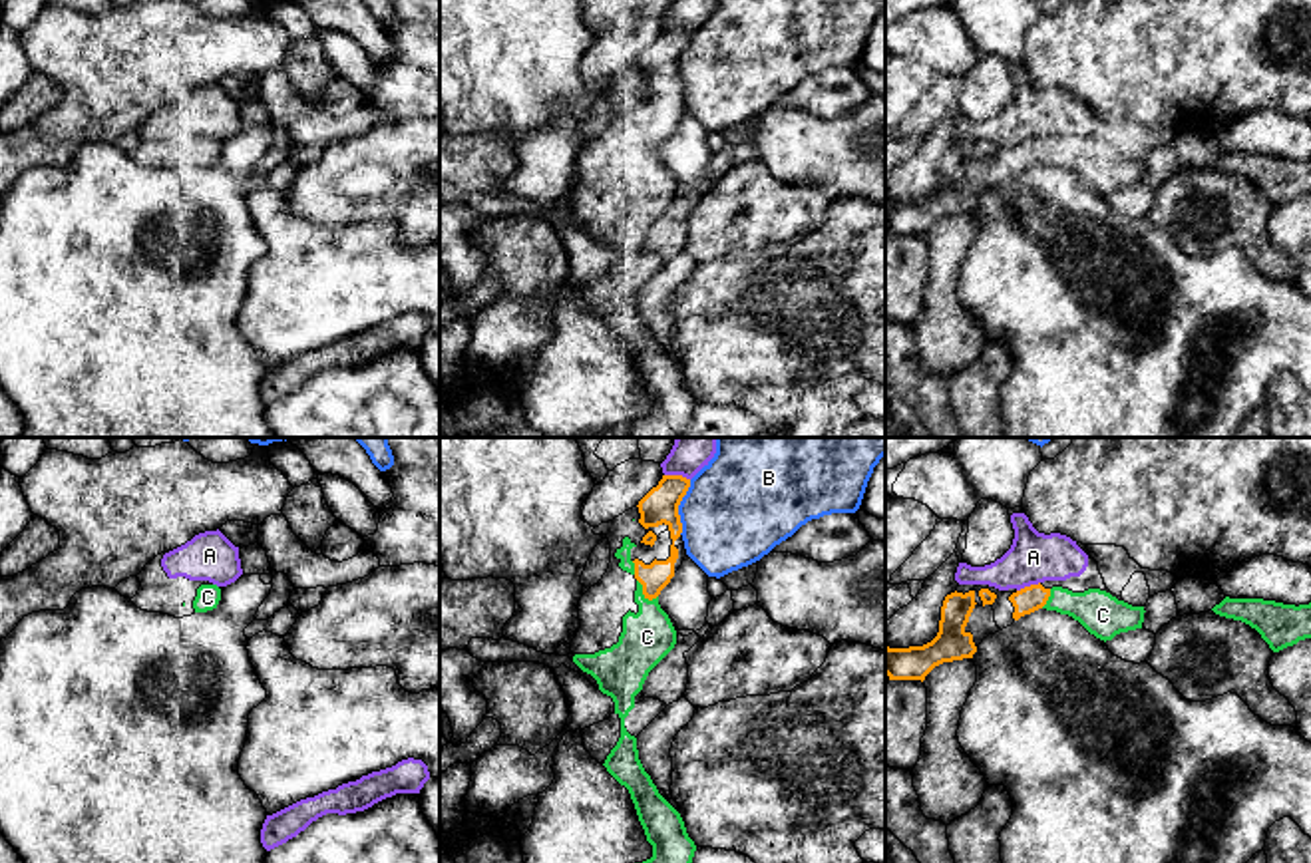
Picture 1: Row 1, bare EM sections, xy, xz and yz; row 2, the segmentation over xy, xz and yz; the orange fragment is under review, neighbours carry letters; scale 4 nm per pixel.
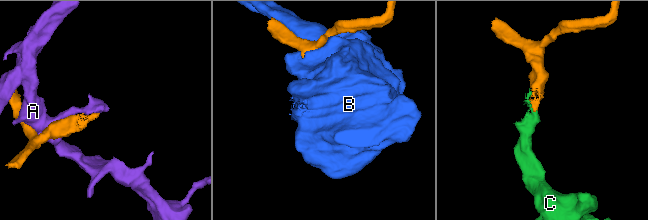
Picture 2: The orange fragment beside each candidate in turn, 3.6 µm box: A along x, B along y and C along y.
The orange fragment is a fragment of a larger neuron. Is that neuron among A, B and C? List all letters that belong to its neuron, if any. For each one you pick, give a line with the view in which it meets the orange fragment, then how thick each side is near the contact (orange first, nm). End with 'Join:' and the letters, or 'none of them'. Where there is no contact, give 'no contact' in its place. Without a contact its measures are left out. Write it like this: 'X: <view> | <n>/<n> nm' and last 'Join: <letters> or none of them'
C: xz | 120/220 nm
Join: C

